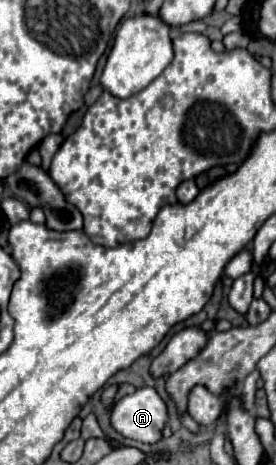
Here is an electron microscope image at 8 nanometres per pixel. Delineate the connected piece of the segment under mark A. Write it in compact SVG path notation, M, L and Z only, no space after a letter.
M138 388L114 404L110 422L124 438L156 444L168 424L168 406L154 388Z

